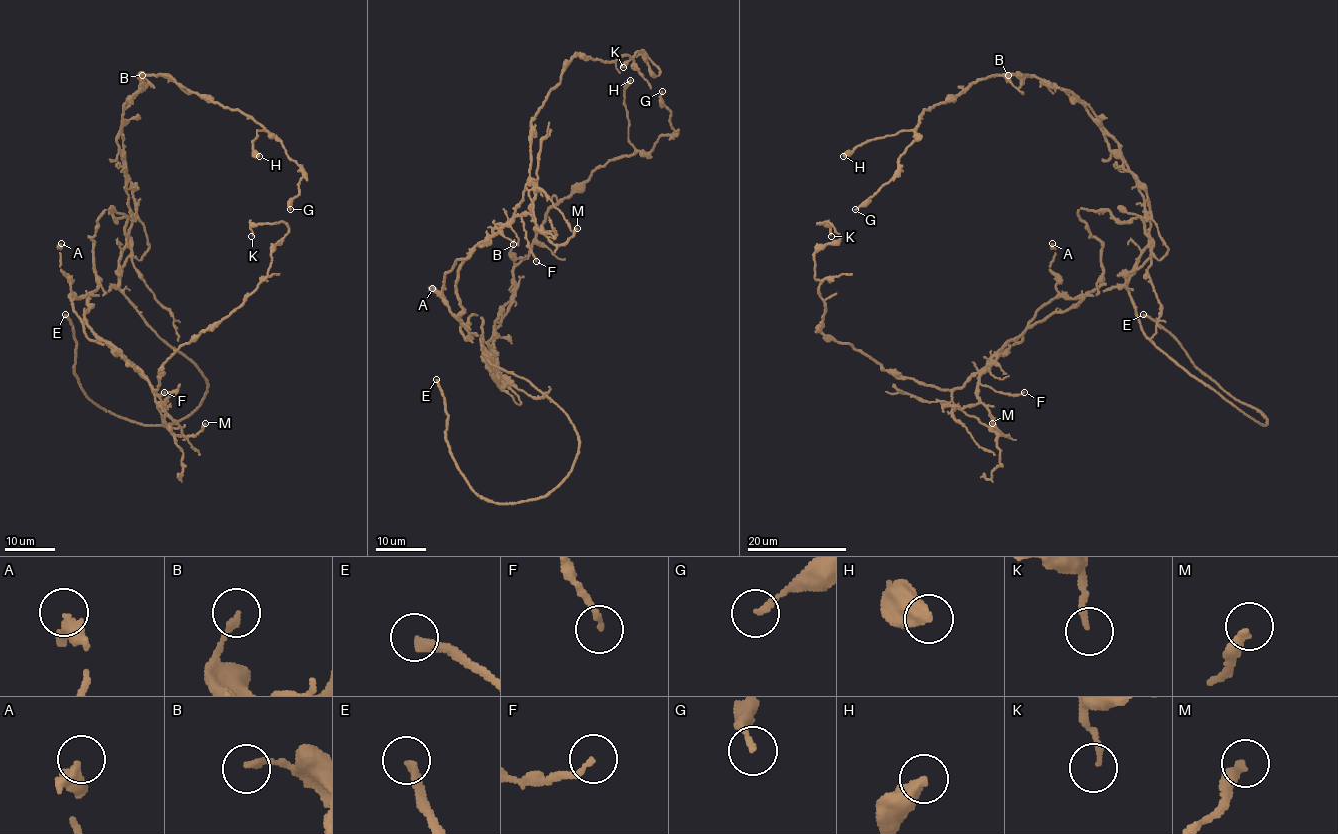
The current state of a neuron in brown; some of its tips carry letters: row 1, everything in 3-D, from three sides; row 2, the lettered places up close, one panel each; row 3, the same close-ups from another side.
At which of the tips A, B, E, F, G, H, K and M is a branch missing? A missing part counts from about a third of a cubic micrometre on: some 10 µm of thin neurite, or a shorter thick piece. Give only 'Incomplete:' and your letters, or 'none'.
Incomplete: A, E

